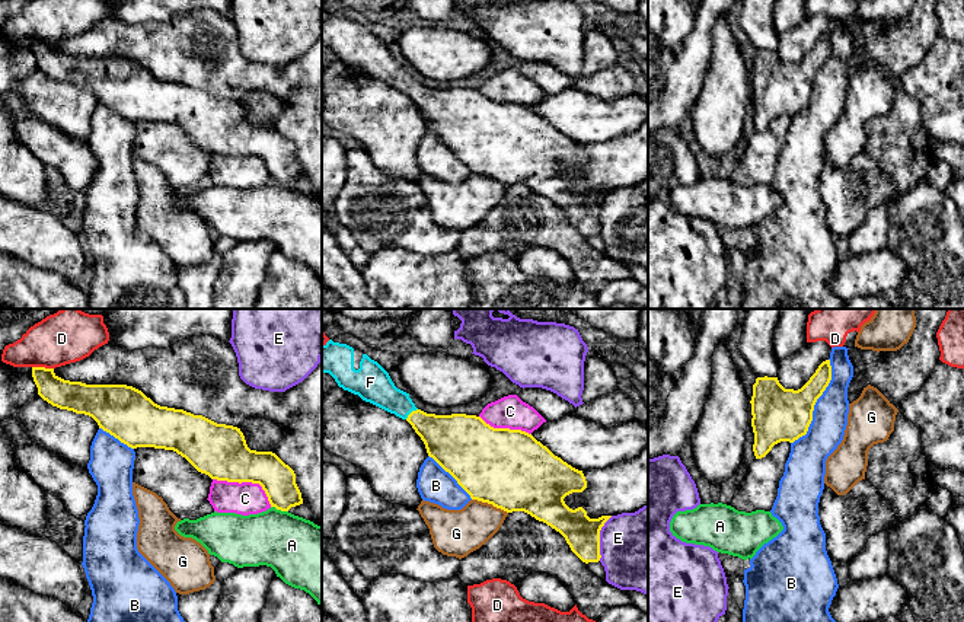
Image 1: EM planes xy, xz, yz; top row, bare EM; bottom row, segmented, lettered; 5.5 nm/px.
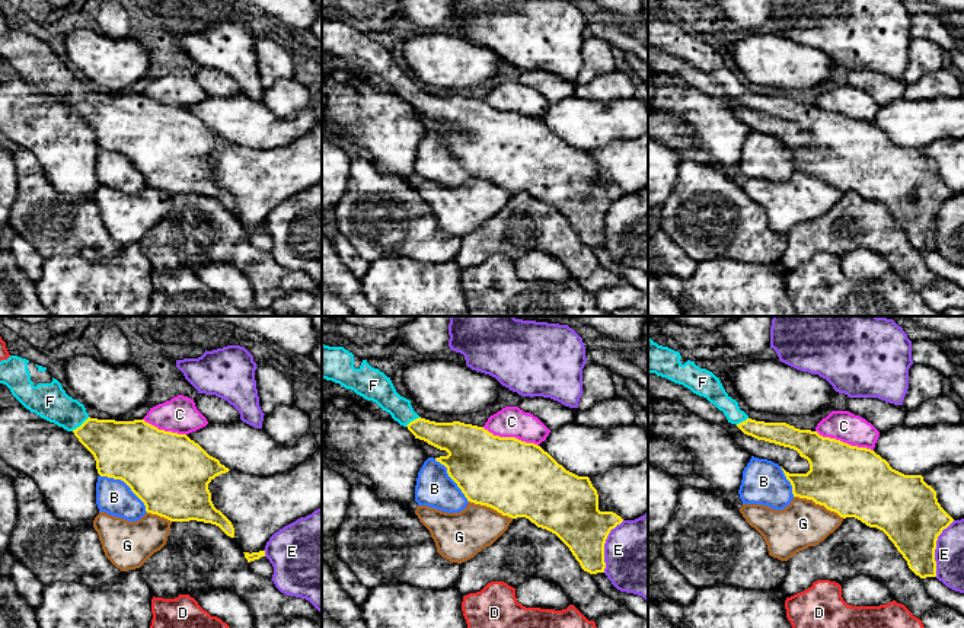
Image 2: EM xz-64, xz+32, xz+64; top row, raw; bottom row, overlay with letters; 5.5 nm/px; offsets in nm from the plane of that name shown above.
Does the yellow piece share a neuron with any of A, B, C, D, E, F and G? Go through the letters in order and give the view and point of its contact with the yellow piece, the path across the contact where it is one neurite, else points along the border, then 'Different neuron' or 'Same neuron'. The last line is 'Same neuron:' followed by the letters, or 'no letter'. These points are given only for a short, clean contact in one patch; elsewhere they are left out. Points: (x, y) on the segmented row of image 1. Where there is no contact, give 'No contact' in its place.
A: Touches yellow at xy (280, 509). Different neuron
B: Touches yellow at yz (814, 404). Different neuron
C: Touches yellow at xy (246, 481). Different neuron
D: Touches yellow at xy (42, 367). Different neuron
E: Touches yellow at xz (599, 538). Different neuron
F: Touches yellow at xz (411, 412). Path across: xz (447, 439), (411, 412), (374, 386). Same neuron
G: Touches yellow at xz (490, 503). Boundary: xz (472, 498), (491, 503), (507, 513). Different neuron
Same neuron: F

